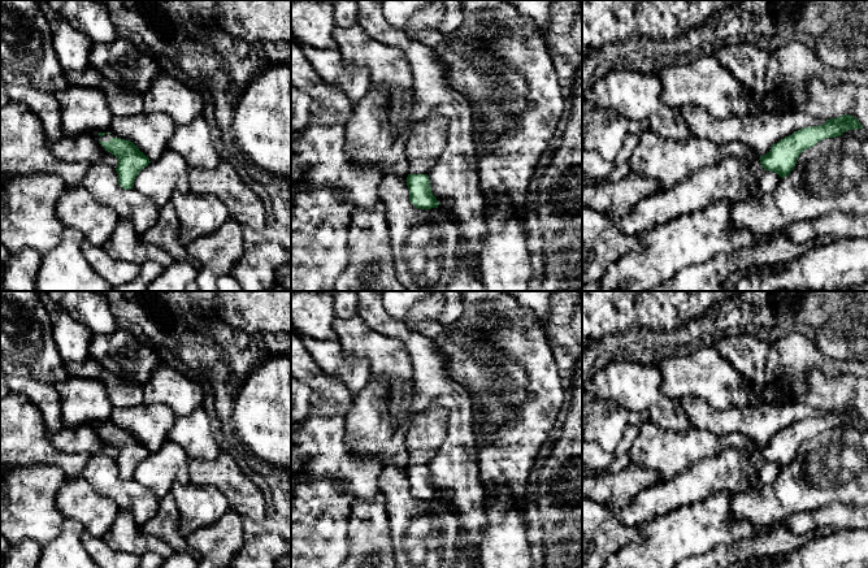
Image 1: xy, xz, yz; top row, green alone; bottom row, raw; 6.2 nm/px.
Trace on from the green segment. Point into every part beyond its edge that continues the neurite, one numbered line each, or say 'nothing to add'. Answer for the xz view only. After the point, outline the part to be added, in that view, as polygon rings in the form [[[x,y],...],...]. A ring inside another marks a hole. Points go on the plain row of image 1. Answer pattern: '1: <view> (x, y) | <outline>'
1: xz (426, 433) | [[[429,407],[409,420],[405,447],[409,465],[429,465],[446,439],[447,411]]]

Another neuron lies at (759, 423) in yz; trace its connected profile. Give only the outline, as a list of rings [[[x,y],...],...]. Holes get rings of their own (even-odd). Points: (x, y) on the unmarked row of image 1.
[[[691,396],[681,398],[677,403],[694,428],[709,430],[716,435],[742,434],[759,447],[767,446],[771,438],[785,428],[826,413],[795,400],[725,409],[716,409],[704,400]]]

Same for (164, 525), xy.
[[[170,493],[160,499],[159,511],[142,525],[142,530],[164,541],[174,552],[195,554],[181,532],[177,503]]]

